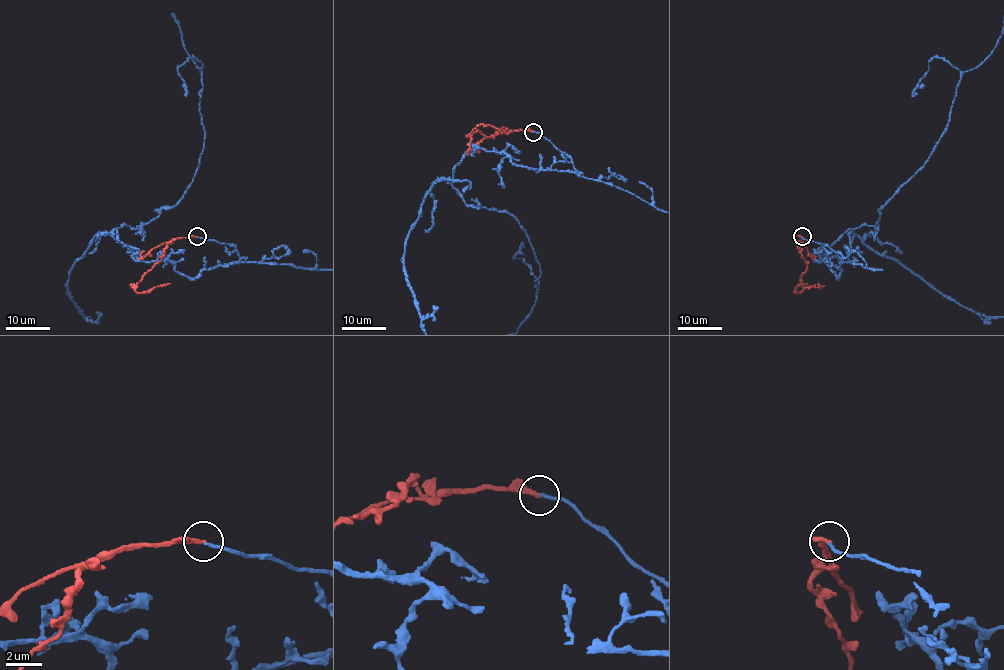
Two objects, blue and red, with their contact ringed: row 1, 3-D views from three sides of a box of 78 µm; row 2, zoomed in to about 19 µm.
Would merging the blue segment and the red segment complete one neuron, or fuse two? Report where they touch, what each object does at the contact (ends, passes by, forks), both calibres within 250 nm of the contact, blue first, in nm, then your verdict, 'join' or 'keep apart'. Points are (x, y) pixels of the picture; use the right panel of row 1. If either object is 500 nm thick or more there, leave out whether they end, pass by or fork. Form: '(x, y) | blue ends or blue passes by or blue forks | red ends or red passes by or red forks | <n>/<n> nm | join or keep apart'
(802, 236) | blue ends | red ends | 160/260 nm | keep apart

